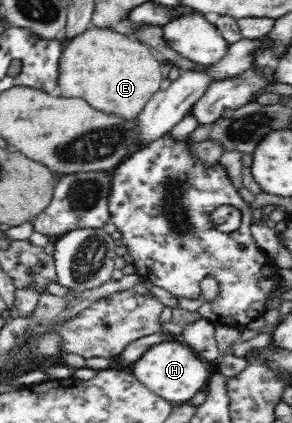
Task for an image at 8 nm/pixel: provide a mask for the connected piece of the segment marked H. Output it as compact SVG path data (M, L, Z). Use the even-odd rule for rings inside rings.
M166 340L151 345L135 362L129 372L150 391L175 405L184 404L202 390L208 381L208 363L181 340Z

